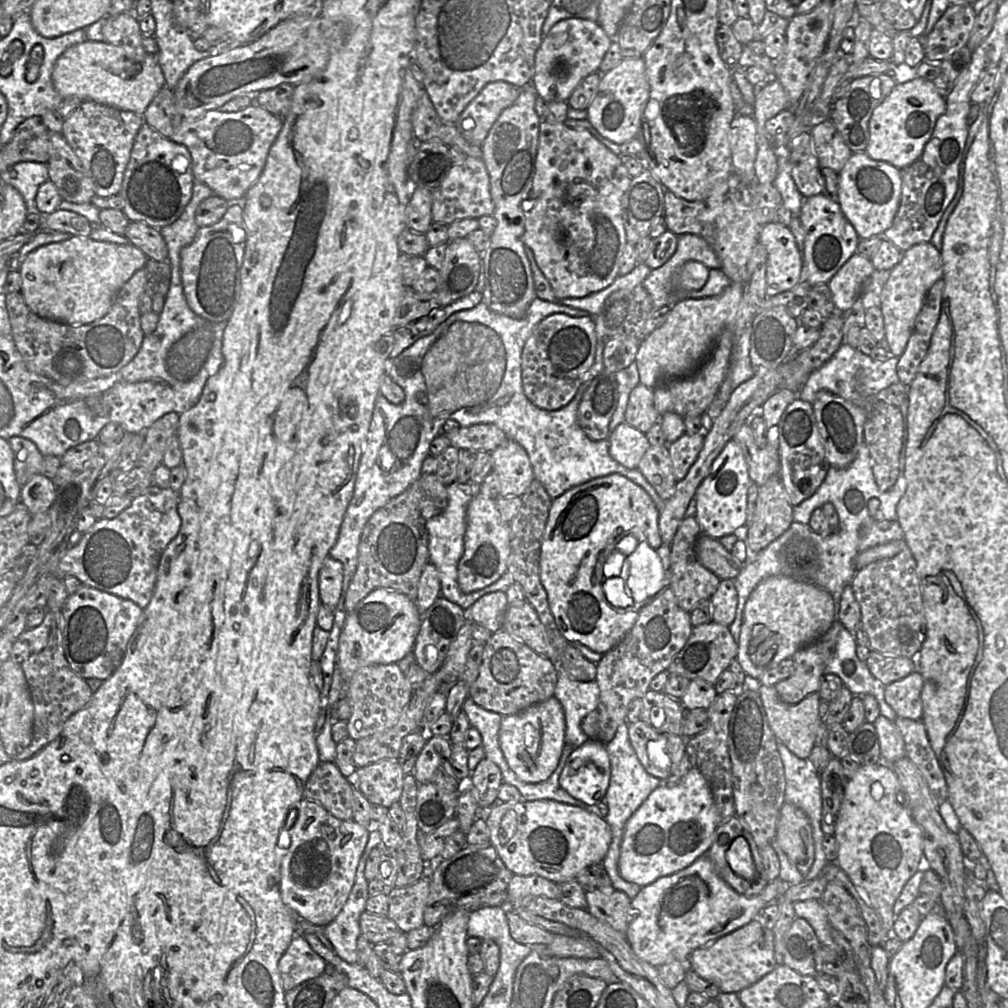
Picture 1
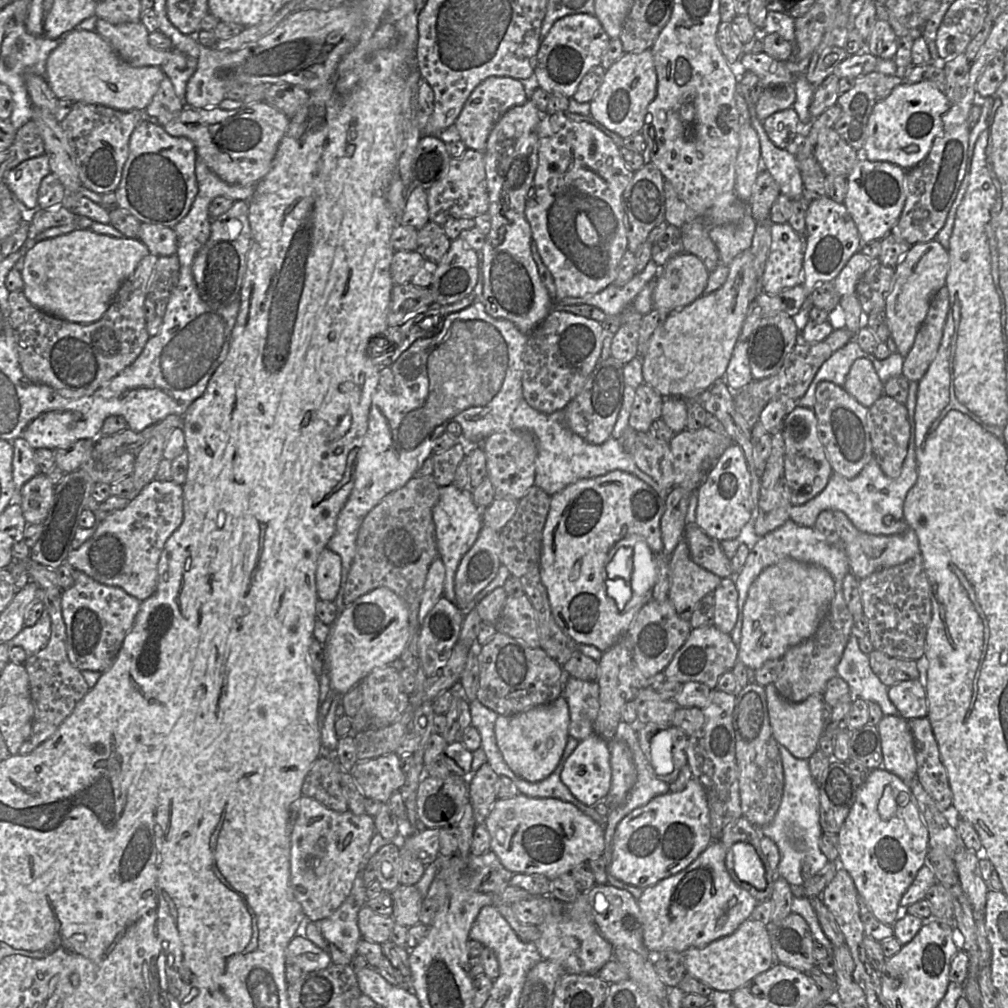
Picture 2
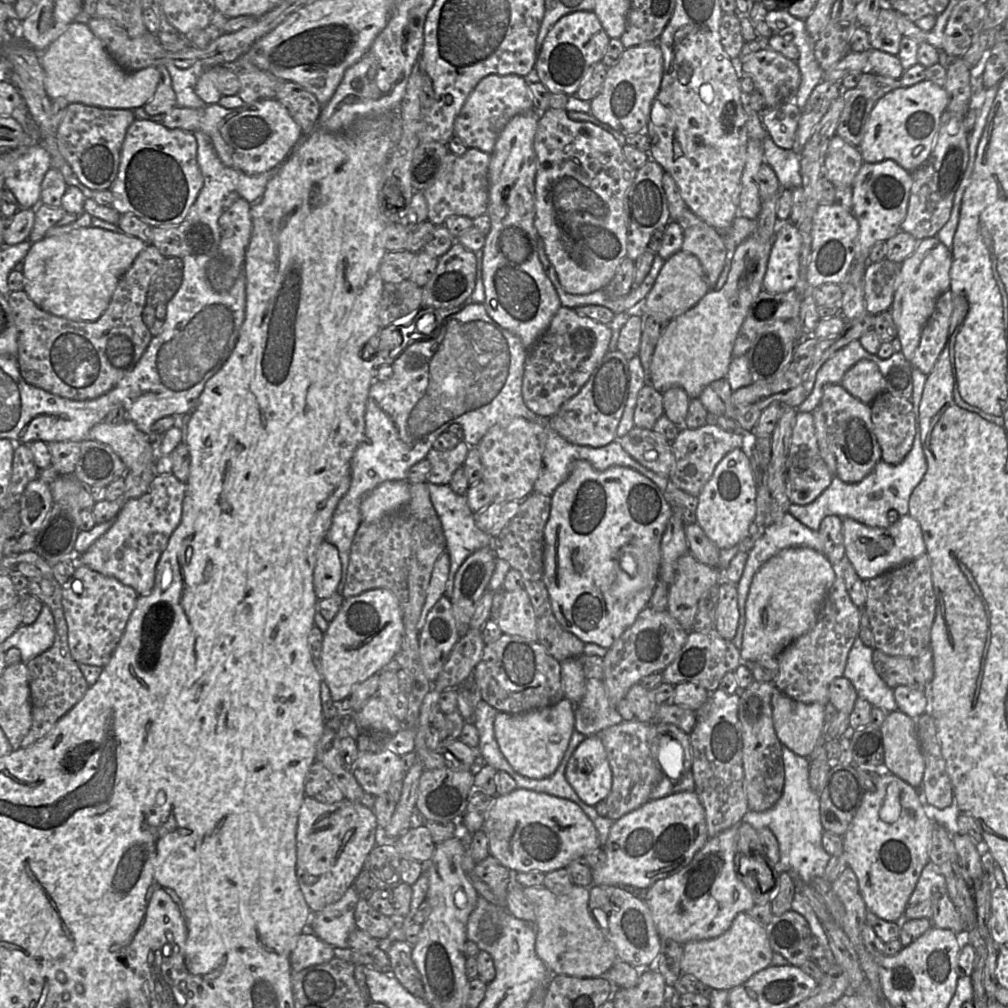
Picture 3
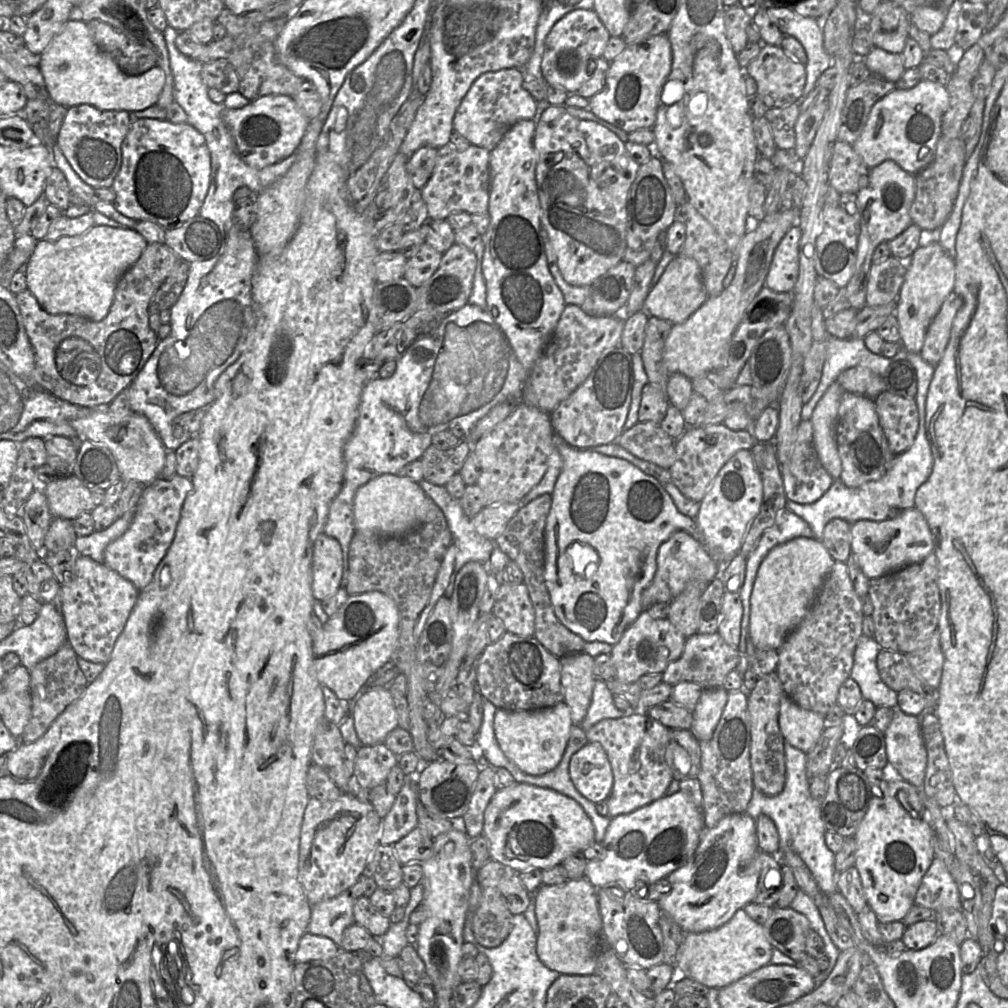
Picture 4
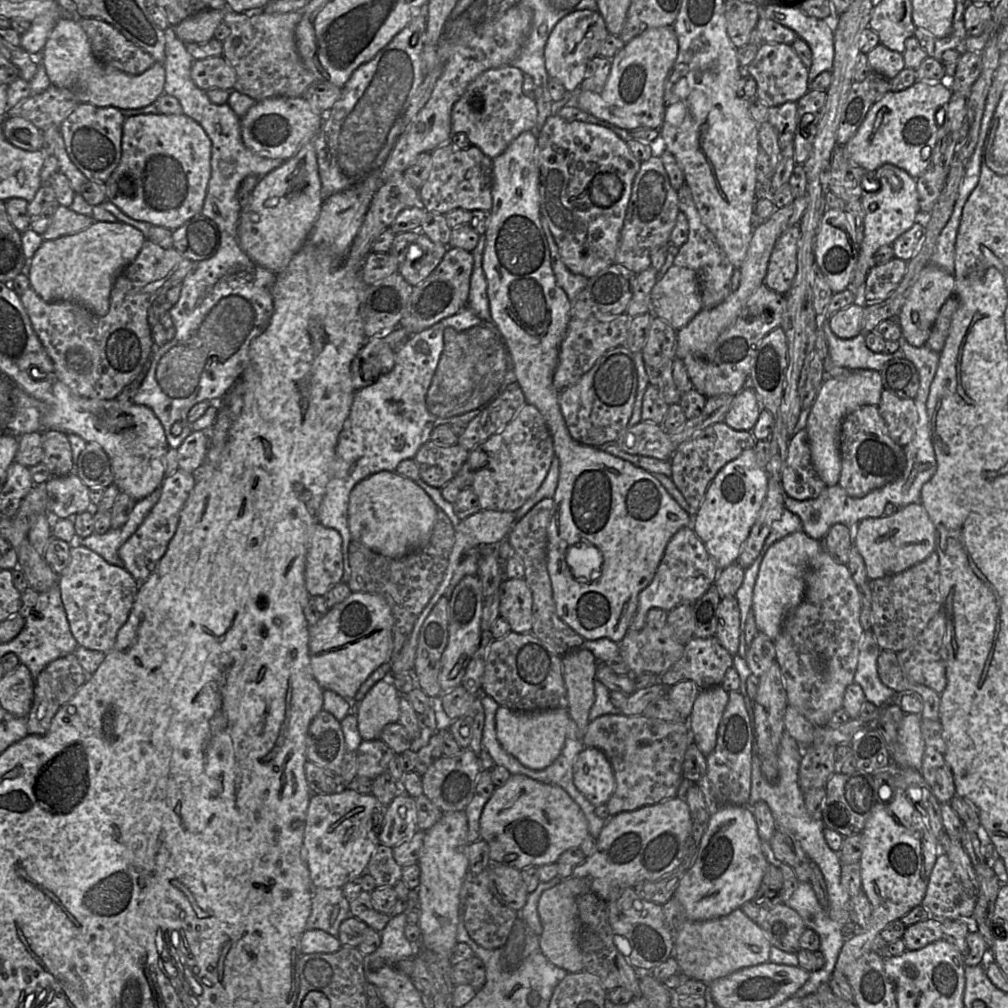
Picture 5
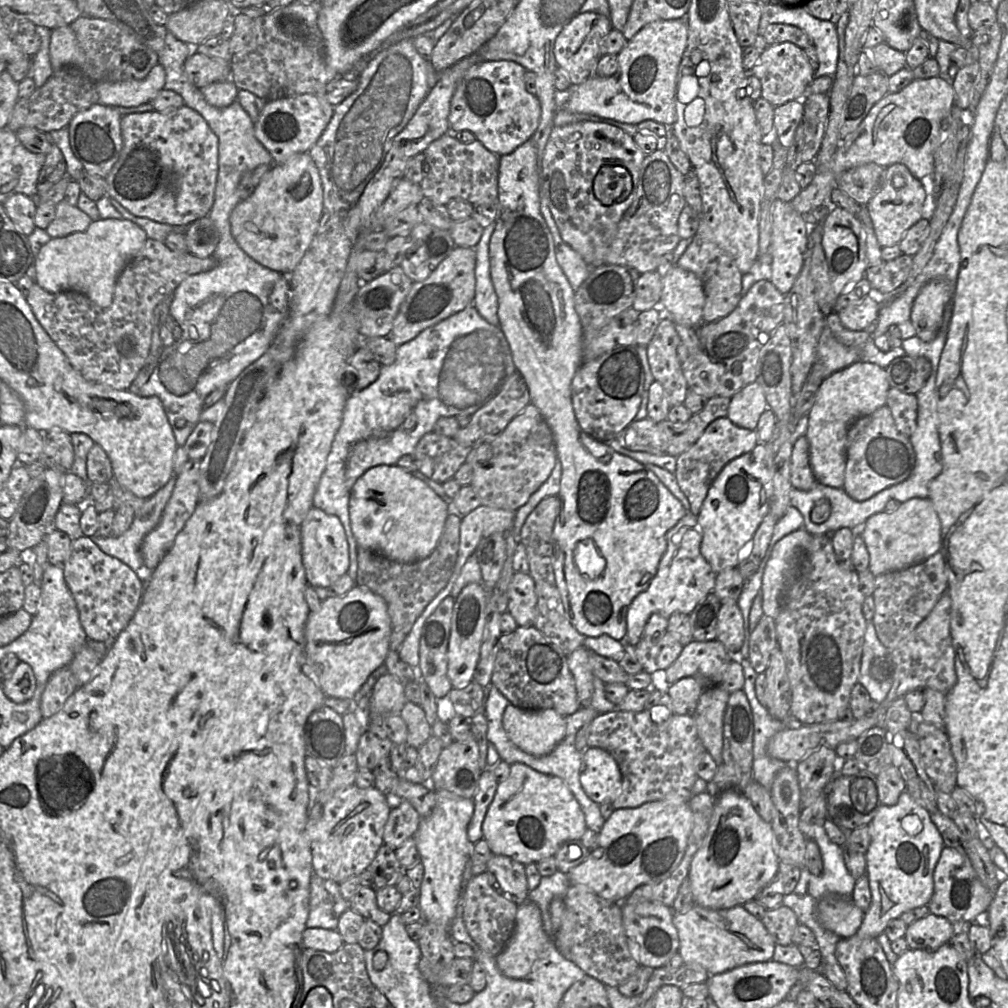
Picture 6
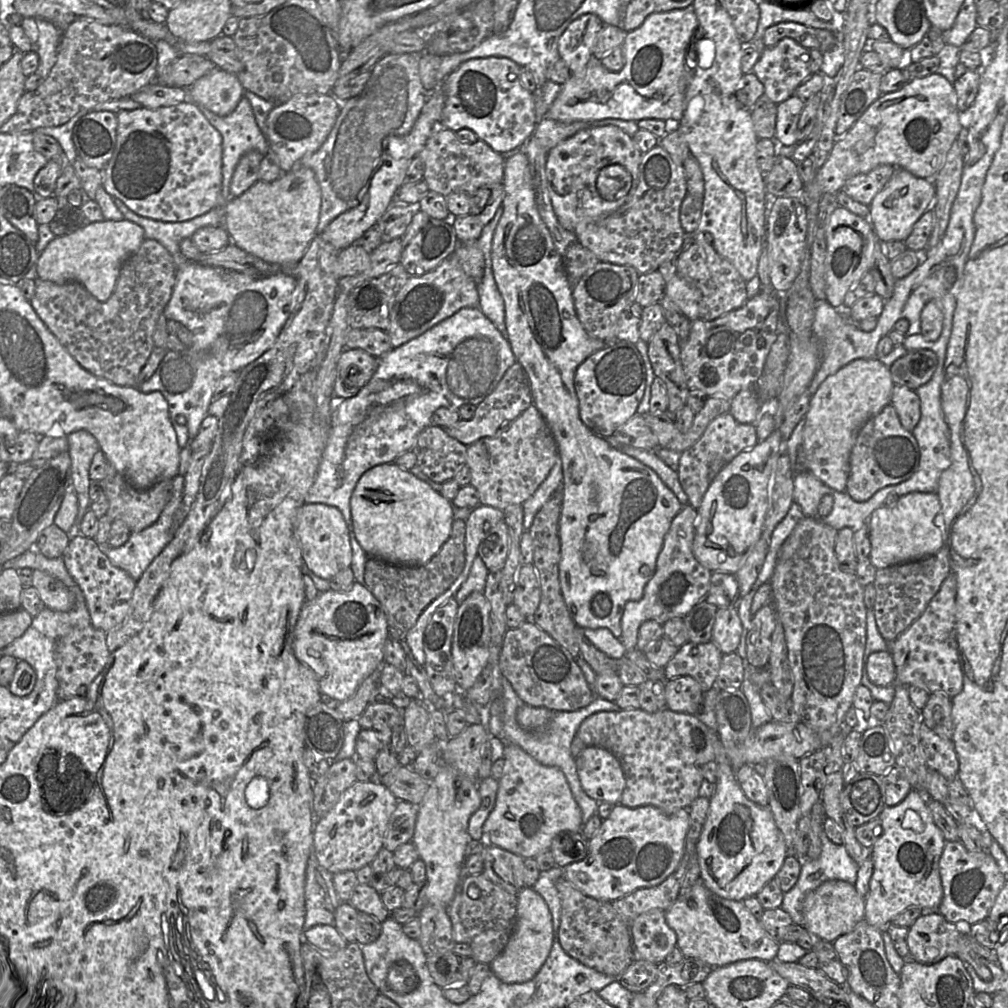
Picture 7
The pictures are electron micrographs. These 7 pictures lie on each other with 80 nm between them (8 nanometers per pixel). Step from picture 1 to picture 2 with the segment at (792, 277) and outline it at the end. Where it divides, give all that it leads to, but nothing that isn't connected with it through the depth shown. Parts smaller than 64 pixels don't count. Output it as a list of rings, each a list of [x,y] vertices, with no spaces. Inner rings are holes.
[[[787,222],[772,224],[771,238],[761,290],[776,295],[802,283],[804,237]]]

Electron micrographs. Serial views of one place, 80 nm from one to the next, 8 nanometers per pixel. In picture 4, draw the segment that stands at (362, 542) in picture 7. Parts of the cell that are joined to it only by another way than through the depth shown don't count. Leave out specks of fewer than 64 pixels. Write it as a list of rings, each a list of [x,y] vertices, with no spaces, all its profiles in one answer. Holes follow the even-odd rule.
[[[383,474],[358,488],[353,501],[355,532],[403,537],[424,523],[429,497],[418,483],[401,475]]]

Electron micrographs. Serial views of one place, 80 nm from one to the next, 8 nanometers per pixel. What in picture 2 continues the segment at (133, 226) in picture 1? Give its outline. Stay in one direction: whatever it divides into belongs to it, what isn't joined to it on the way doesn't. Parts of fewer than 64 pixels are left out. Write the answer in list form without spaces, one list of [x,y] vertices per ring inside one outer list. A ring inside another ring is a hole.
[[[141,224],[138,239],[157,257],[176,255],[177,238],[173,228]]]

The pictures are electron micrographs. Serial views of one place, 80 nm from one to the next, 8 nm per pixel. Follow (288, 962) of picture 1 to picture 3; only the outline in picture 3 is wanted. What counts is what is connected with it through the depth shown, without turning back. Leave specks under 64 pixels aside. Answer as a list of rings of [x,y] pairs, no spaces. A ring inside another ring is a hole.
[[[301,934],[290,955],[291,972],[329,962],[334,958],[334,948],[315,934]]]

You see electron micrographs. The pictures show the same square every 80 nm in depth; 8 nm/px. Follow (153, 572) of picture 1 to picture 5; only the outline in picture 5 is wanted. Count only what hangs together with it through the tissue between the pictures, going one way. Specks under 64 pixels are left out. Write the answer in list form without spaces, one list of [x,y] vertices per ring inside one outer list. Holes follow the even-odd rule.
[[[178,469],[172,476],[165,478],[160,486],[161,496],[158,502],[153,506],[147,516],[144,518],[137,530],[128,538],[128,540],[119,548],[118,555],[122,561],[122,566],[139,582],[145,582],[157,564],[162,559],[169,543],[171,542],[178,526],[180,512],[189,497],[195,485],[194,474]]]

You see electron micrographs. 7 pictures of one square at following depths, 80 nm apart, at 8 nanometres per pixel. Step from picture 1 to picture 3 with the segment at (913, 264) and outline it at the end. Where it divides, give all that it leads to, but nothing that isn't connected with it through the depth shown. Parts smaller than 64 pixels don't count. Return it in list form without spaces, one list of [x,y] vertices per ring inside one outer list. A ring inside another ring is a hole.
[[[936,236],[919,240],[913,253],[901,263],[890,313],[897,327],[901,352],[910,361],[917,349],[923,327],[932,315],[937,299],[950,290],[952,254]]]

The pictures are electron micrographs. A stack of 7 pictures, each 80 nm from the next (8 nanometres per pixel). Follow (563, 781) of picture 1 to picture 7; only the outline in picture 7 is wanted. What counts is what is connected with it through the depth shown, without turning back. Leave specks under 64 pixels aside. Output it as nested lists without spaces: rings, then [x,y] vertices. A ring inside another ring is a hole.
[[[586,747],[575,759],[585,793],[597,803],[618,805],[625,789],[625,776],[619,760],[600,747]]]

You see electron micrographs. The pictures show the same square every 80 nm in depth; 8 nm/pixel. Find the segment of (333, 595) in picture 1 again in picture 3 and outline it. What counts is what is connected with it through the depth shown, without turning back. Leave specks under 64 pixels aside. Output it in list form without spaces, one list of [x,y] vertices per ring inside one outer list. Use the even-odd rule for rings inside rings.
[[[322,541],[316,553],[313,587],[318,600],[331,597],[337,592],[341,580],[342,565],[336,546]]]

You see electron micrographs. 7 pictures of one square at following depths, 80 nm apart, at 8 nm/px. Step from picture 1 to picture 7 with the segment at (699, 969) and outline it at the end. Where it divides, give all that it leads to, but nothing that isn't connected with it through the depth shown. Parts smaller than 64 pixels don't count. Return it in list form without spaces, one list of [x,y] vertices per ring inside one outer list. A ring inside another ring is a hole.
[[[701,880],[689,892],[679,895],[665,912],[665,919],[677,936],[677,946],[684,957],[697,958],[713,967],[736,961],[776,959],[779,944],[744,906],[743,901],[724,899],[710,891]]]

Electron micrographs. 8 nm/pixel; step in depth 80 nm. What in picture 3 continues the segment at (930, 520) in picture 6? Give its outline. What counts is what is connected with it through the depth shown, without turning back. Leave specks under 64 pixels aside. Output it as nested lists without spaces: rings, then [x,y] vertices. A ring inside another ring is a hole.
[[[909,514],[900,516],[888,528],[870,527],[851,518],[842,518],[846,561],[863,580],[877,577],[927,553],[921,527]]]

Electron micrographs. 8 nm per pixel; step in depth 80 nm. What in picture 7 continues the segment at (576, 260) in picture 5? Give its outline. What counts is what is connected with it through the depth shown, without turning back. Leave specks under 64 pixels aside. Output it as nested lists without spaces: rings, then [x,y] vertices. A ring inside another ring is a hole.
[[[614,125],[580,130],[552,148],[547,155],[545,170],[549,197],[559,223],[566,230],[574,232],[581,220],[594,222],[605,218],[629,201],[639,183],[642,155],[633,137]],[[614,164],[623,166],[630,173],[632,183],[626,196],[607,201],[599,195],[596,179],[602,168]]]

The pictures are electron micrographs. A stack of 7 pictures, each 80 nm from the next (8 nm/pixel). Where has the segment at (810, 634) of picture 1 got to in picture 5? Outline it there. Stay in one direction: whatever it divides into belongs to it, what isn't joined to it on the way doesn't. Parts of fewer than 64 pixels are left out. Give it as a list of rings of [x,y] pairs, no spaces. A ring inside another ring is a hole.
[[[804,531],[792,533],[768,549],[760,565],[752,599],[752,614],[759,632],[776,639],[786,617],[804,598],[811,561],[824,549],[823,540],[815,540]]]

